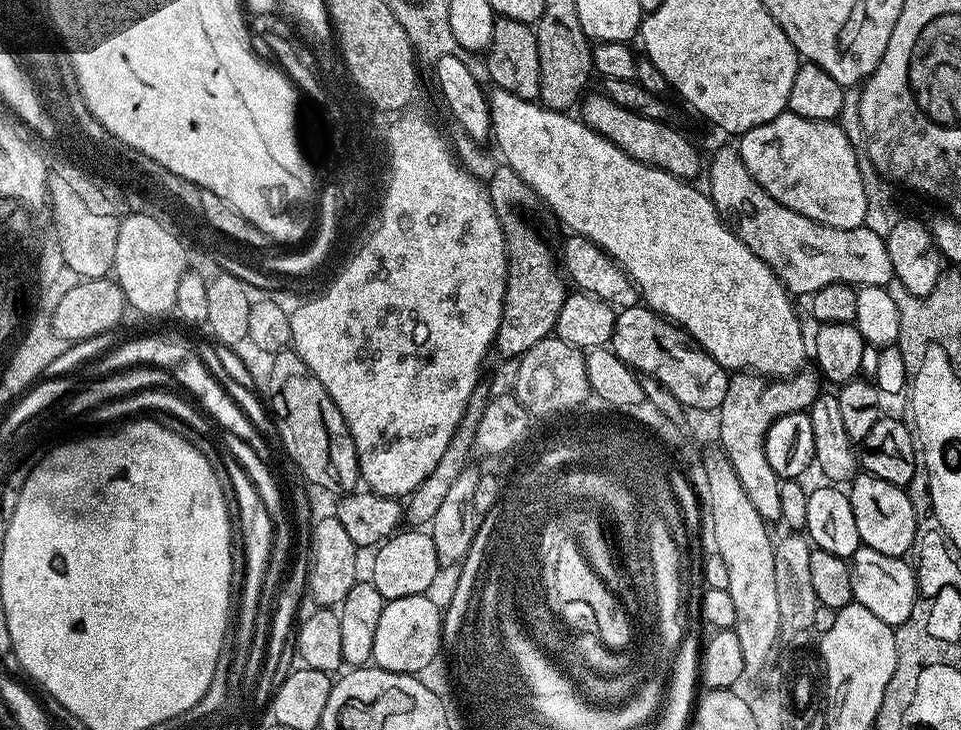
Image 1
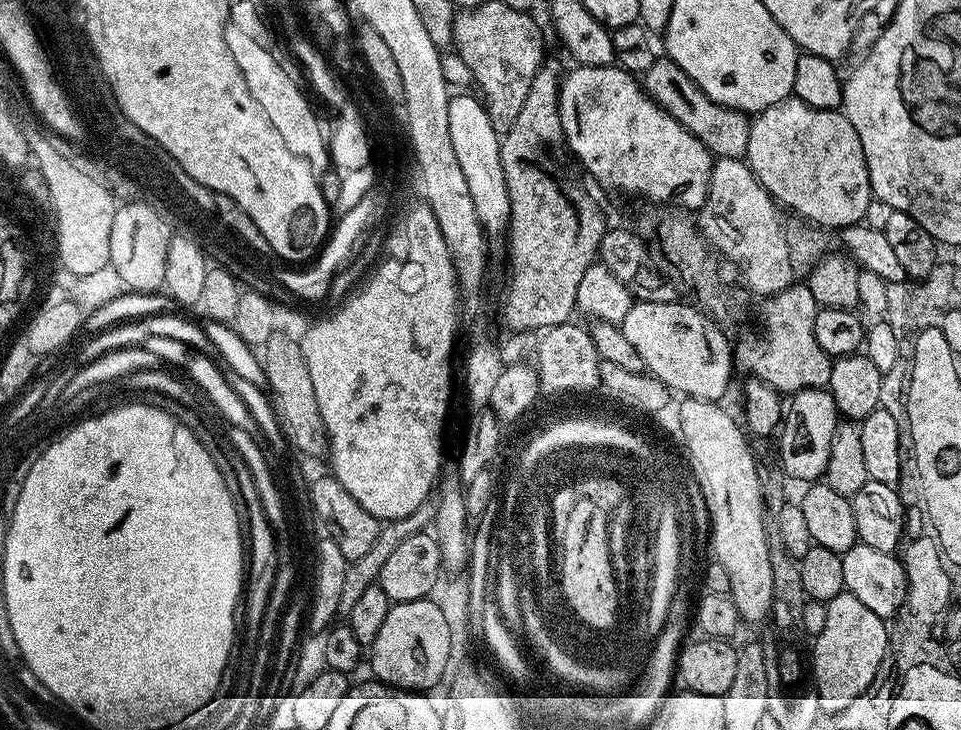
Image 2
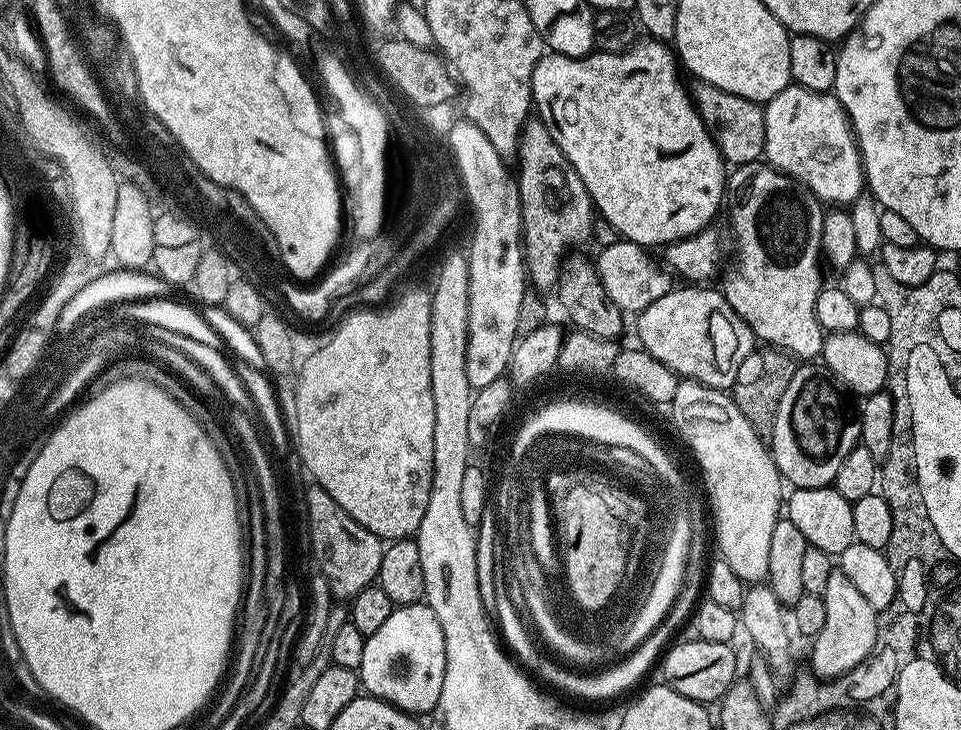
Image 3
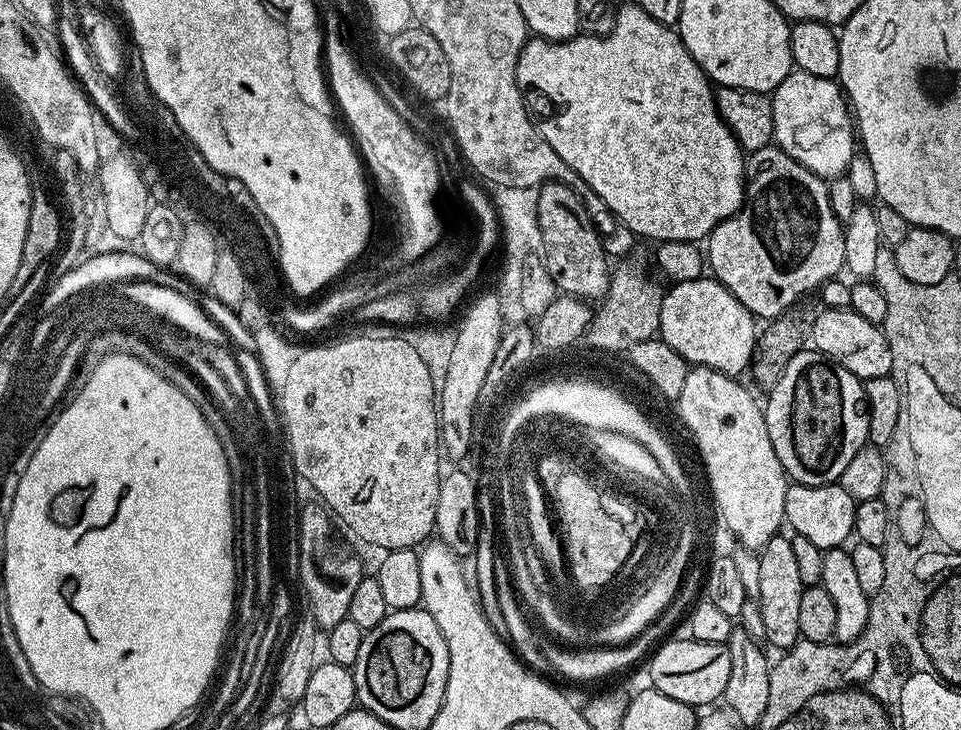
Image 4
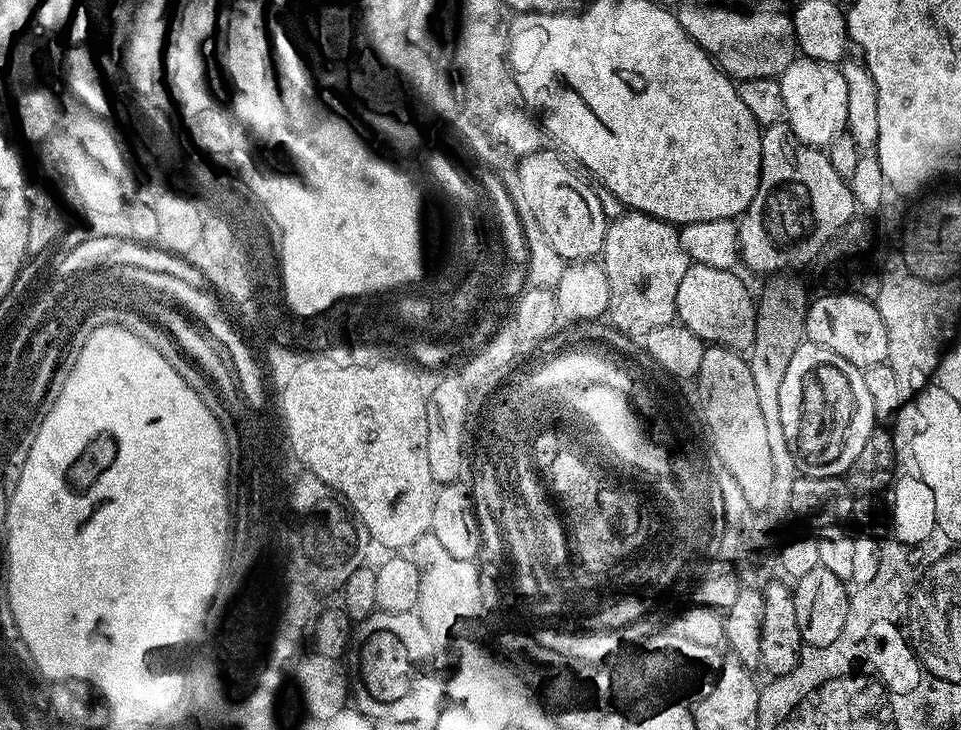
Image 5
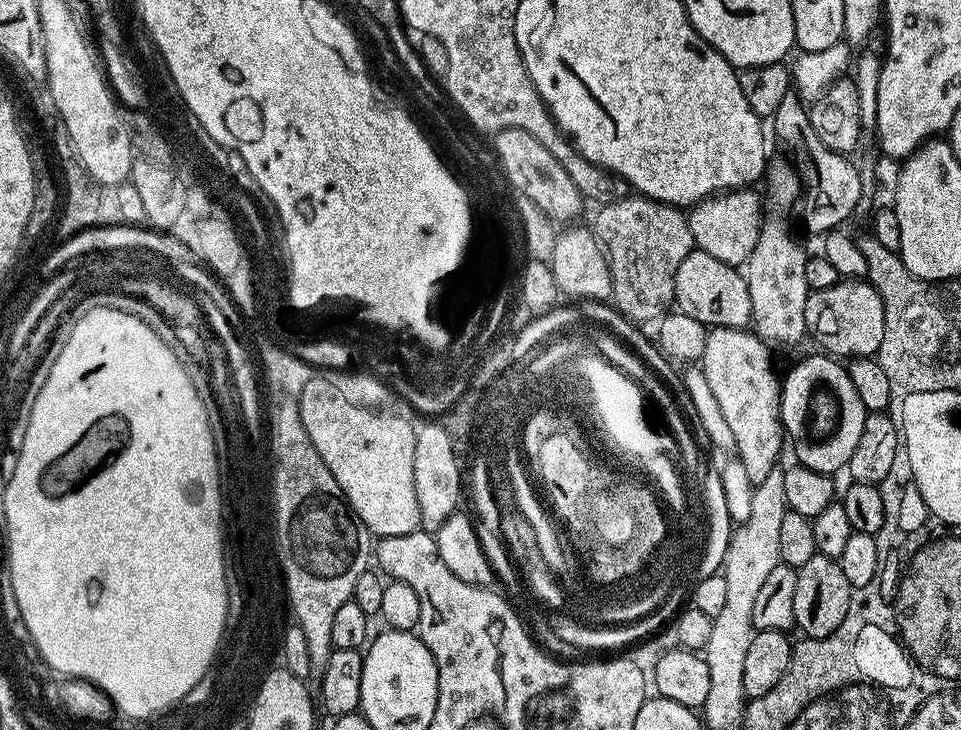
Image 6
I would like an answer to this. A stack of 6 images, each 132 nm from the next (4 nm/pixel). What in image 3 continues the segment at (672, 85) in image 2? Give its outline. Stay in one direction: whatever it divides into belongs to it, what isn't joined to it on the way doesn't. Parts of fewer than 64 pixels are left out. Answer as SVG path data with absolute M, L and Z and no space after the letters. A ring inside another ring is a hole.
M696 80L693 85L690 95L694 106L725 161L732 166L757 163L763 157L766 142L764 104L750 98L738 98L738 94L730 94L730 90L718 90L718 86L705 80Z

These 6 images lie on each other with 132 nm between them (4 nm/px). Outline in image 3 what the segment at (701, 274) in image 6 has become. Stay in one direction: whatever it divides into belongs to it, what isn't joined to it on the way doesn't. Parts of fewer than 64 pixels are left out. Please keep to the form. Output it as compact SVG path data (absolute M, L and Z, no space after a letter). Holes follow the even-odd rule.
M676 286L672 291L662 294L658 302L650 302L650 306L646 306L646 310L635 317L636 332L640 335L638 344L651 356L658 358L658 362L670 366L677 377L697 380L711 388L728 390L731 389L734 378L738 378L738 366L742 366L742 362L746 362L746 358L754 351L754 337L750 326L746 326L730 302L726 302L723 291L716 289L715 292L708 287L712 286Z

